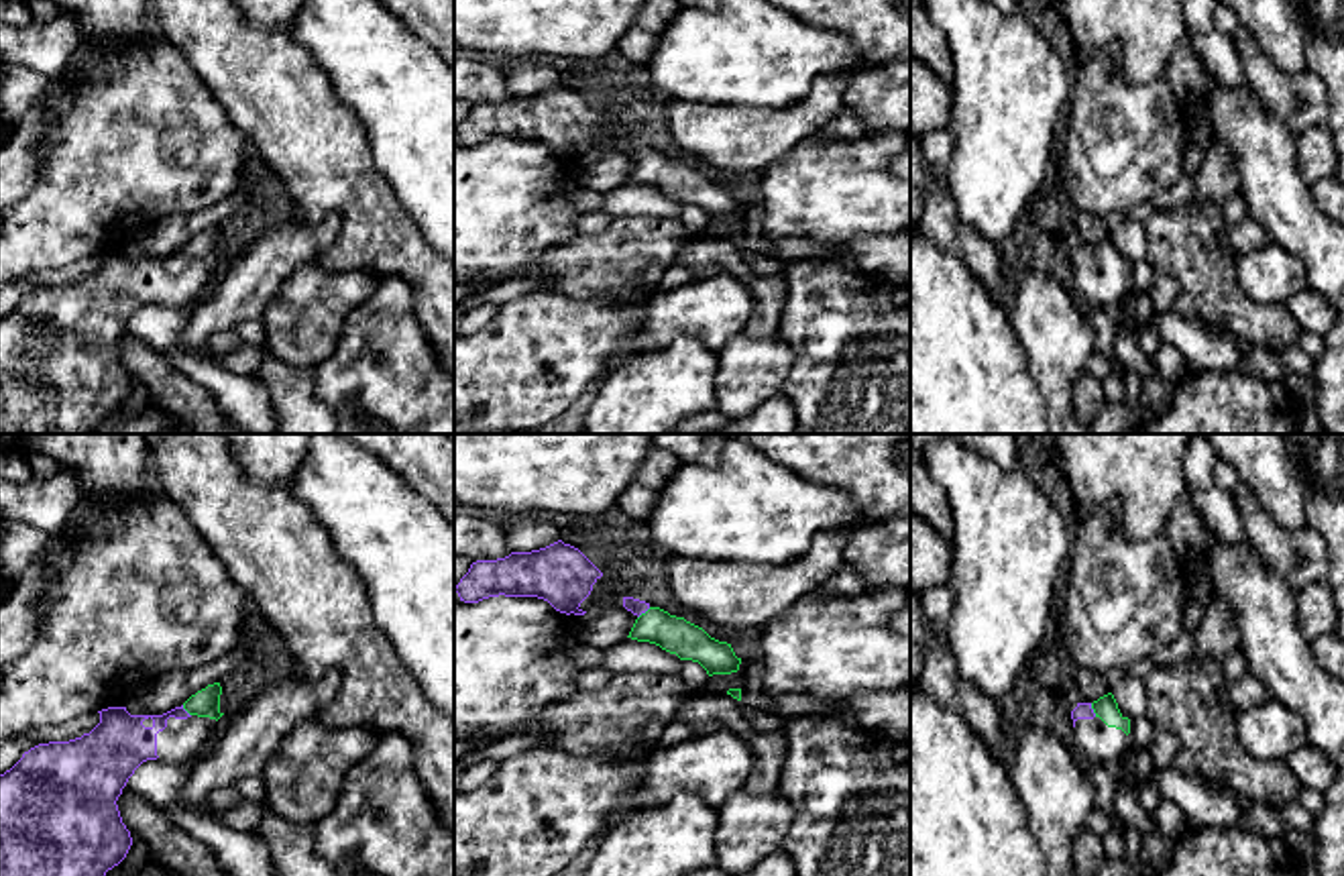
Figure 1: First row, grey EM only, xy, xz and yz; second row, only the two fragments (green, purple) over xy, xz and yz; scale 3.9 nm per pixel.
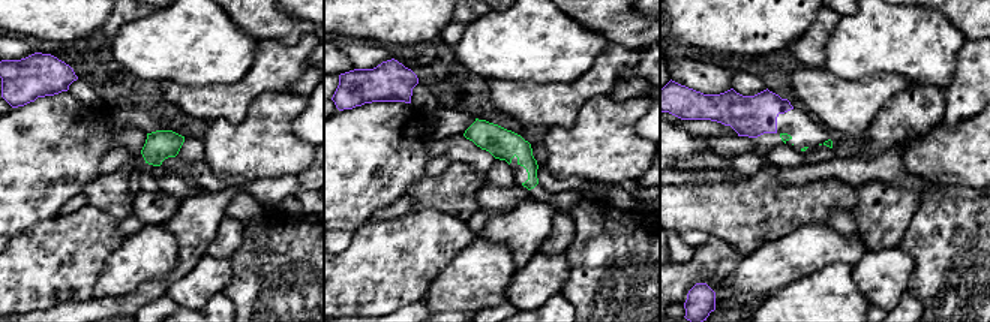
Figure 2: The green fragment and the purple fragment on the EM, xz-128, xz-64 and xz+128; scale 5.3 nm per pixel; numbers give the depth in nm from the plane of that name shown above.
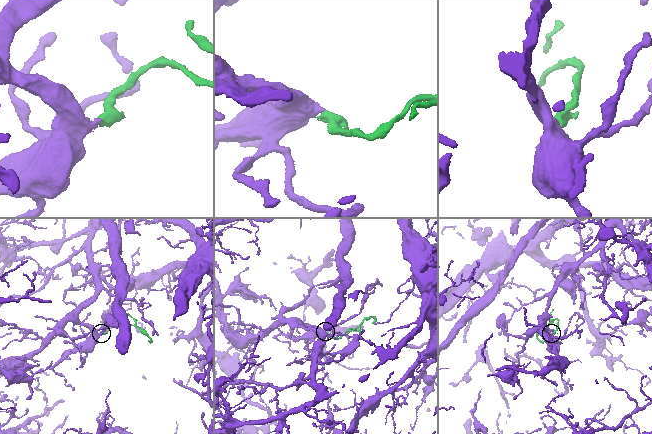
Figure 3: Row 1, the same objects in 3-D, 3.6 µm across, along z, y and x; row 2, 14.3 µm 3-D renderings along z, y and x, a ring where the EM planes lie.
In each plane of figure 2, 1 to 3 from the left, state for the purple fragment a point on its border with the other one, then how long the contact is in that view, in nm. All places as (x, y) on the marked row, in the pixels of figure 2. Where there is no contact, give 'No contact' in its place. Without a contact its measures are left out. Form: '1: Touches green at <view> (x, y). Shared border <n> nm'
1: No contact
2: No contact
3: No contact

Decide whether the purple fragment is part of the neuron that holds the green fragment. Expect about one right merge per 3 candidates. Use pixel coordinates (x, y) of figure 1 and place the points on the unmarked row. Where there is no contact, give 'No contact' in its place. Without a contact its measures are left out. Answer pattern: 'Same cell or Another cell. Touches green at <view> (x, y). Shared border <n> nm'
Same cell. Touches green at yz (1092, 251). Shared border 60 nm

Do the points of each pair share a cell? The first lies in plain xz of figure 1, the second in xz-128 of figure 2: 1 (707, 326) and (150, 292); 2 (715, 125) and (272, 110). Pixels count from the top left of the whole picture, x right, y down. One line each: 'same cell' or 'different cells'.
1: same cell
2: different cells

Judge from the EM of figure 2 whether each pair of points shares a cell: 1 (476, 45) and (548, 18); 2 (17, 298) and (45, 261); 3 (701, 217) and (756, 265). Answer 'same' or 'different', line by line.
1: same
2: same
3: different

